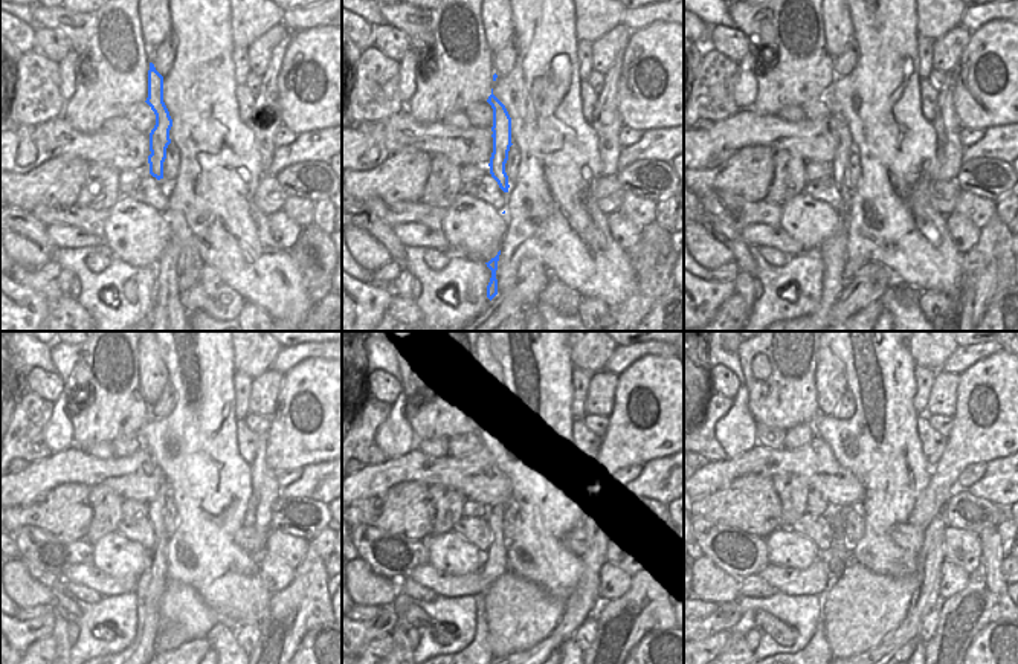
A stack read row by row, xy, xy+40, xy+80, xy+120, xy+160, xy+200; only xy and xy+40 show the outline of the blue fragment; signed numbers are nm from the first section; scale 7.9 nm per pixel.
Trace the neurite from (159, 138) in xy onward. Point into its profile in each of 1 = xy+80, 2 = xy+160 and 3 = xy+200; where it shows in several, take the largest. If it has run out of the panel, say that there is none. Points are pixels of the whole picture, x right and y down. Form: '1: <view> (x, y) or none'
1: xy+80 (832, 251)
2: xy+160 (495, 565)
3: xy+200 (818, 641)

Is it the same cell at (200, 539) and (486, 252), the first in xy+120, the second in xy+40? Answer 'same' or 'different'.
different

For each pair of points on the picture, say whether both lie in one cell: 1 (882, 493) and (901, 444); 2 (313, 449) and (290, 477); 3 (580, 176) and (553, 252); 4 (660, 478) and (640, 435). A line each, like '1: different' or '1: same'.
1: same
2: different
3: same
4: different

